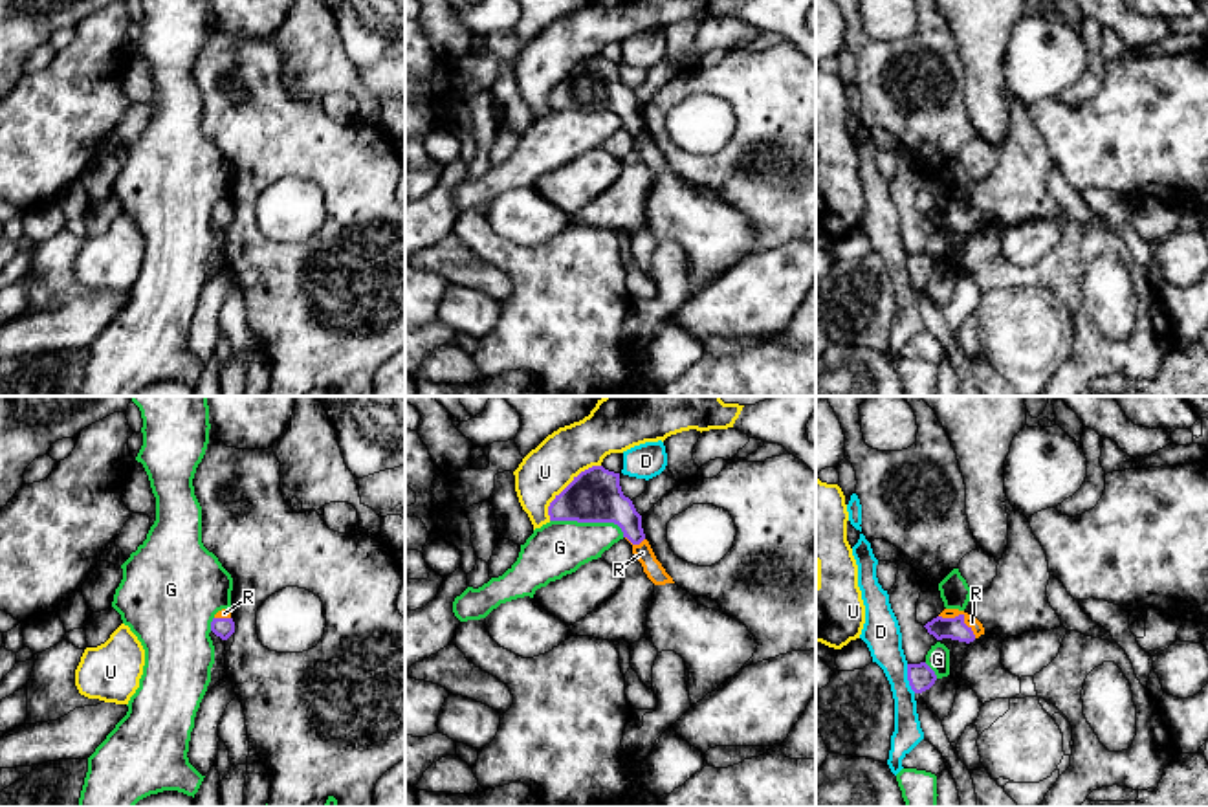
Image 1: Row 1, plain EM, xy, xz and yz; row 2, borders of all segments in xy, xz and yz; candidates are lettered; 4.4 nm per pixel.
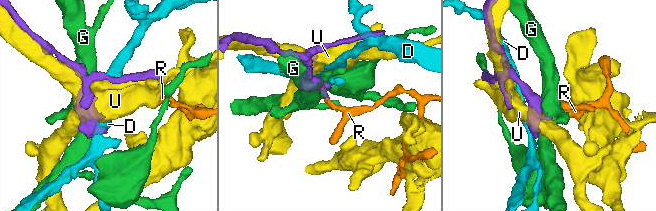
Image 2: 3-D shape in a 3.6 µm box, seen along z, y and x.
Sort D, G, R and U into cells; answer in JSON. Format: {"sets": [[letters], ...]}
{"sets": [["D"], ["G"], ["R"], ["U"]]}

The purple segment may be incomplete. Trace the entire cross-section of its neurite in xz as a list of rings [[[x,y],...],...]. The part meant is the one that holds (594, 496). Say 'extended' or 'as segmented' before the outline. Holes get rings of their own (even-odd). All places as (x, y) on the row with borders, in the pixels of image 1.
extended | [[[603,466],[581,471],[548,506],[550,521],[614,523],[632,545],[634,559],[654,585],[675,583],[656,559],[642,528],[642,515],[623,495],[620,473]]]

